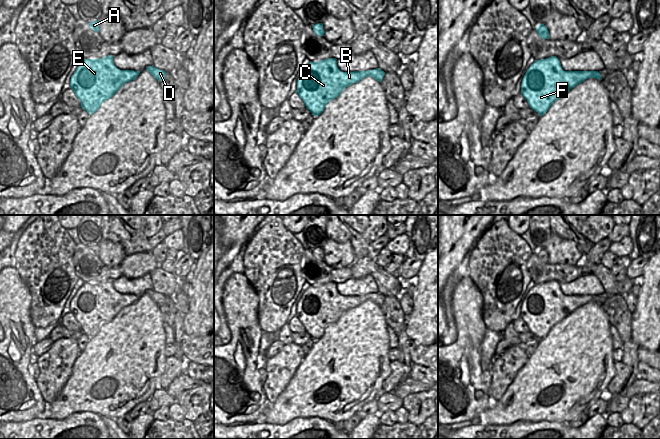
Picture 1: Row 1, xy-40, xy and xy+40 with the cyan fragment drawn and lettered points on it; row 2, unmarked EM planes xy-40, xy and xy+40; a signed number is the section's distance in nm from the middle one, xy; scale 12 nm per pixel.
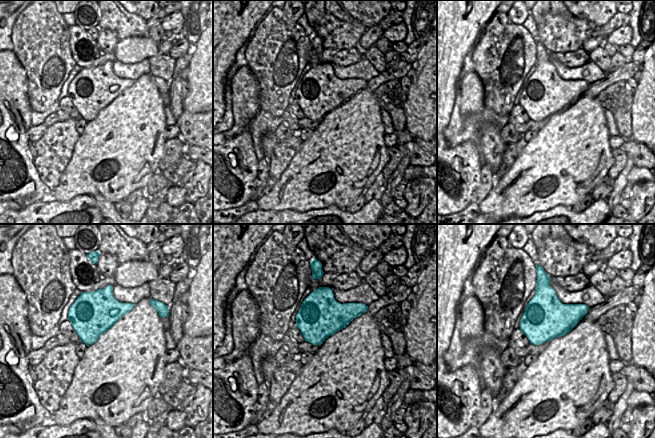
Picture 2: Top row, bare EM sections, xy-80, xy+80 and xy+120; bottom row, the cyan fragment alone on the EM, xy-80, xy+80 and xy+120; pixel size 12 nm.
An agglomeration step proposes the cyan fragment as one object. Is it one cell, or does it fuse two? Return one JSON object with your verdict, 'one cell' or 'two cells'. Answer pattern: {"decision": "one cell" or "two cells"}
{"decision": "one cell"}

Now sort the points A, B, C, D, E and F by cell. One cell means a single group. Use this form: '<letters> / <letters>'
A B C D E F

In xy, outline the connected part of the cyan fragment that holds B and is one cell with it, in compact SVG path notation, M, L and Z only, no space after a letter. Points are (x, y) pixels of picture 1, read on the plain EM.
M328 282L318 286L310 285L297 304L296 317L304 325L306 332L312 339L318 340L324 335L326 328L337 322L346 311L358 307L367 300L381 306L384 299L385 296L380 292L367 295L343 296L338 292L336 282Z

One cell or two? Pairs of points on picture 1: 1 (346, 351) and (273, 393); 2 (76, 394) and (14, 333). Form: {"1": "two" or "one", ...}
{"1": "two", "2": "two"}

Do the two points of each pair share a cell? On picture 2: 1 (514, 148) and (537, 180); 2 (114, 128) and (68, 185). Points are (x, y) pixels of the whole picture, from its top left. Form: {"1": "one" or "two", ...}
{"1": "two", "2": "one"}

